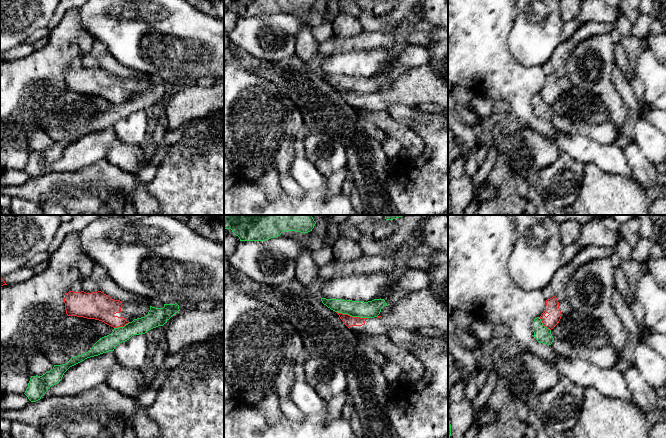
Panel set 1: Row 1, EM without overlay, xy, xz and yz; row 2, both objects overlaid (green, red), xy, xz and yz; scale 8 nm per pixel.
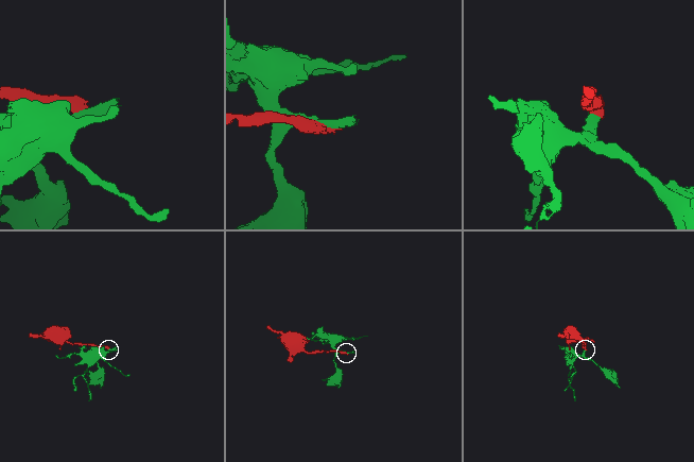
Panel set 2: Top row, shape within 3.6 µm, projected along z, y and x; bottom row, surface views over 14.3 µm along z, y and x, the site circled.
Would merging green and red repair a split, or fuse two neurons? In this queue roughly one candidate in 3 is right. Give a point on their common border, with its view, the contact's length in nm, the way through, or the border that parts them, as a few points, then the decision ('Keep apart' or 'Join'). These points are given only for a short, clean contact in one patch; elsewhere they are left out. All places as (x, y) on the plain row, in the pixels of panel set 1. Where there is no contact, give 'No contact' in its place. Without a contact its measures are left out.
Touches green at xz (351, 91). Shared border 260 nm. Boundary: xz (336, 87), (342, 90), (366, 94). Keep apart

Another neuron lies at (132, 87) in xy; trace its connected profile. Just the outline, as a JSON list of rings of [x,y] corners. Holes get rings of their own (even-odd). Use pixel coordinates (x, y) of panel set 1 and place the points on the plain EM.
[[[69,67],[64,74],[67,92],[95,95],[113,103],[124,103],[134,95],[145,93],[150,81],[132,79],[123,81],[101,67],[86,69]]]

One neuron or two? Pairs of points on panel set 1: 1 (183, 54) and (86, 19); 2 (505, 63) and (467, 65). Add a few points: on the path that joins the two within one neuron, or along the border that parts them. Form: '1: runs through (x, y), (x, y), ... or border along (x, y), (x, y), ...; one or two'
1: runs through (159, 44), (140, 44), (115, 19), (110, 19); one
2: runs through (496, 64), (476, 64); one

